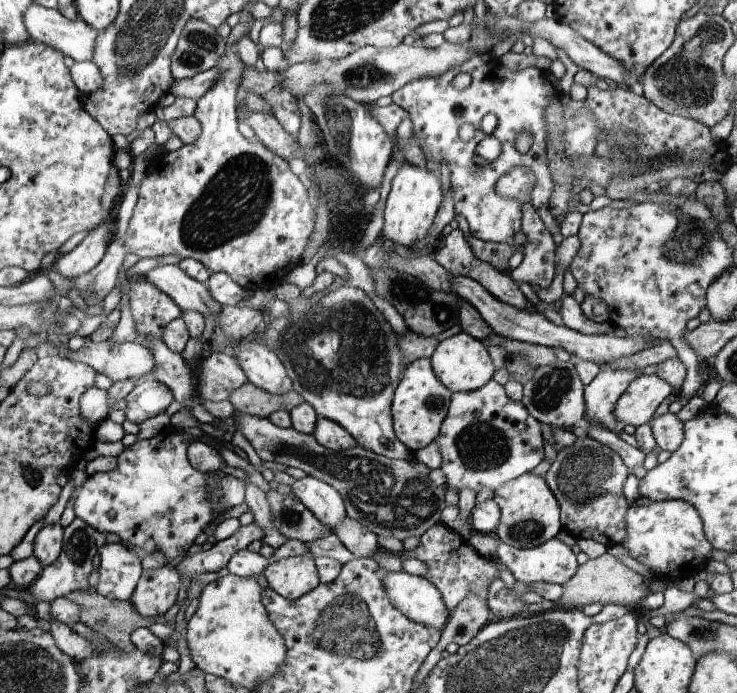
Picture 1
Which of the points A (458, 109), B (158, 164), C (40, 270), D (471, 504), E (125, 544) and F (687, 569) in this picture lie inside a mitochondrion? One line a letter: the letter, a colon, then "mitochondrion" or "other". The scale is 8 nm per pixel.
A: other
B: other
C: other
D: other
E: other
F: other

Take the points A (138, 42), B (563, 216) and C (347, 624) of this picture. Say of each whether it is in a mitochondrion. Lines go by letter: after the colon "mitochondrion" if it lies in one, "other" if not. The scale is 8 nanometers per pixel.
A: mitochondrion
B: other
C: mitochondrion

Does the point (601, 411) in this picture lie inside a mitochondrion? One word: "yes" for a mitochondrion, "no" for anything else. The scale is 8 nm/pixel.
no

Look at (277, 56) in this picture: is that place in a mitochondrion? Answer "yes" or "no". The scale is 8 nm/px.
no

